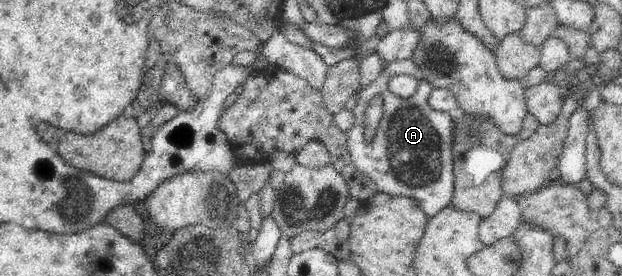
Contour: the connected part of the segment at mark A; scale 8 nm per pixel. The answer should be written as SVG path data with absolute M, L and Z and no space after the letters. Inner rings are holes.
M412 58L387 64L378 79L360 92L352 110L355 122L348 131L347 143L353 164L372 178L378 192L416 200L429 219L450 205L456 180L452 153L455 121L448 112L439 112L430 107L429 97L433 89L426 78L419 76L419 67ZM402 74L418 77L417 91L407 99L393 94L388 88L388 79ZM374 103L382 105L382 117L367 144L364 119L368 117L368 105Z

